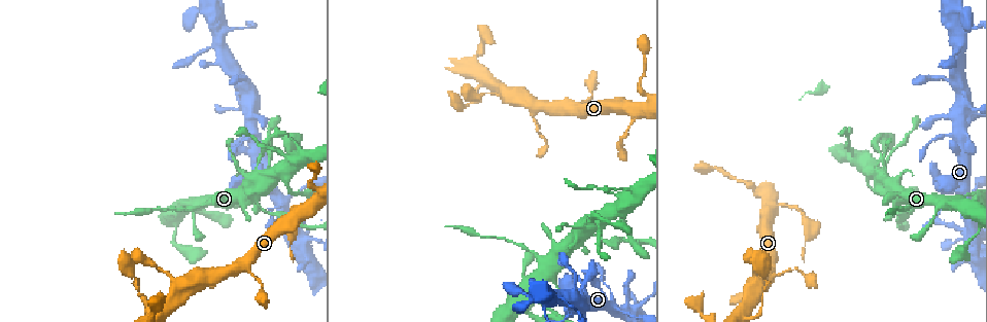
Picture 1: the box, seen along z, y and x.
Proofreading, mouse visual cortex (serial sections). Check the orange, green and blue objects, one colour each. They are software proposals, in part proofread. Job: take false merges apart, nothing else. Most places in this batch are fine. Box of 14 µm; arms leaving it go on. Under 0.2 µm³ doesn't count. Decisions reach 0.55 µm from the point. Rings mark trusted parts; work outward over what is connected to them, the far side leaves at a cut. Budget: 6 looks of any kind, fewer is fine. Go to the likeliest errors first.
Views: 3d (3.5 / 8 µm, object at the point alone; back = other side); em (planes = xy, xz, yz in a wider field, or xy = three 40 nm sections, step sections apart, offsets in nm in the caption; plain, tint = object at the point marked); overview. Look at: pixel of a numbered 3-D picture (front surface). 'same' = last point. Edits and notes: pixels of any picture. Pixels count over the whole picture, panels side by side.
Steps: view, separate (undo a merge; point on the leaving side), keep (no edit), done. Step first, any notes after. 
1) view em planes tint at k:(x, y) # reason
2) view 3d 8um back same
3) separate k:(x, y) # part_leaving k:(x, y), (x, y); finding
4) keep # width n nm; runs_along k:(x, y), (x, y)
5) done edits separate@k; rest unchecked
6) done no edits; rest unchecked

view 3d 3.5um at 1:(264, 210) # a narrow waist

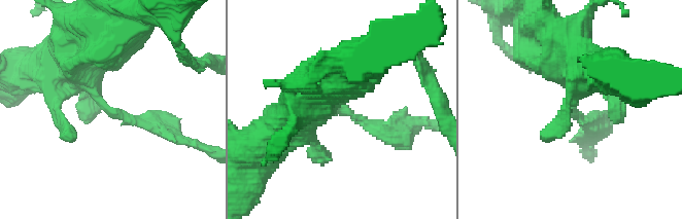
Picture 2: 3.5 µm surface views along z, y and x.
view em xy step 5 plain at 2:(107, 109) # arm_widths 200, 600 nm; shape alone is not enough

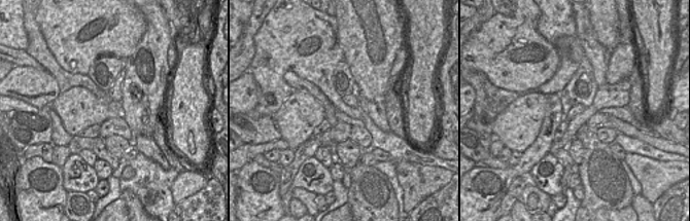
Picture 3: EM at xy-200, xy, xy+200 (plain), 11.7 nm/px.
view em xy step 5 tint same # with the object marked

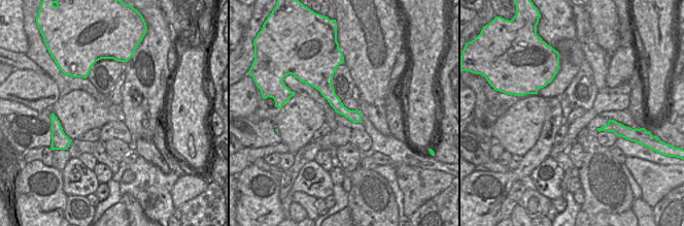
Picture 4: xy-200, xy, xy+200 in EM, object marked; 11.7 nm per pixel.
keep # runs_along 2:(63, 60), (110, 110), (164, 130); continuous, no second cell

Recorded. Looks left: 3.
view 3d 3.5um at 1:(555, 284) # three arms meet

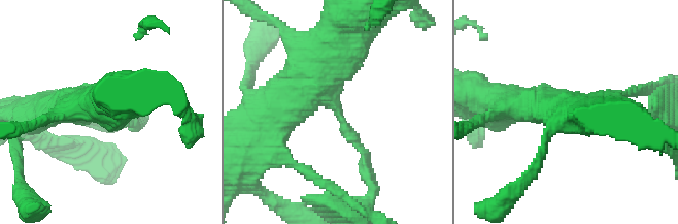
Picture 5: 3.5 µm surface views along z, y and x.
view em xy step 5 tint at 5:(335, 106)

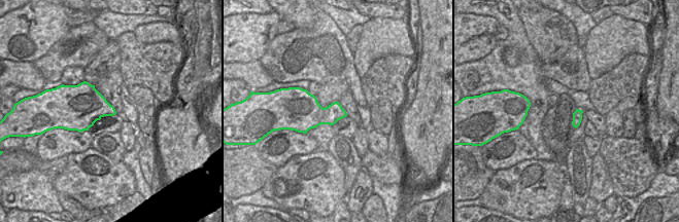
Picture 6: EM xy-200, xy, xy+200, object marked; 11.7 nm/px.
keep # width 220 nm; runs_along 5:(336, 39), (311, 90), (333, 103), (365, 163); one cell here

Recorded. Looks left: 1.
done no edits; rest unchecked

